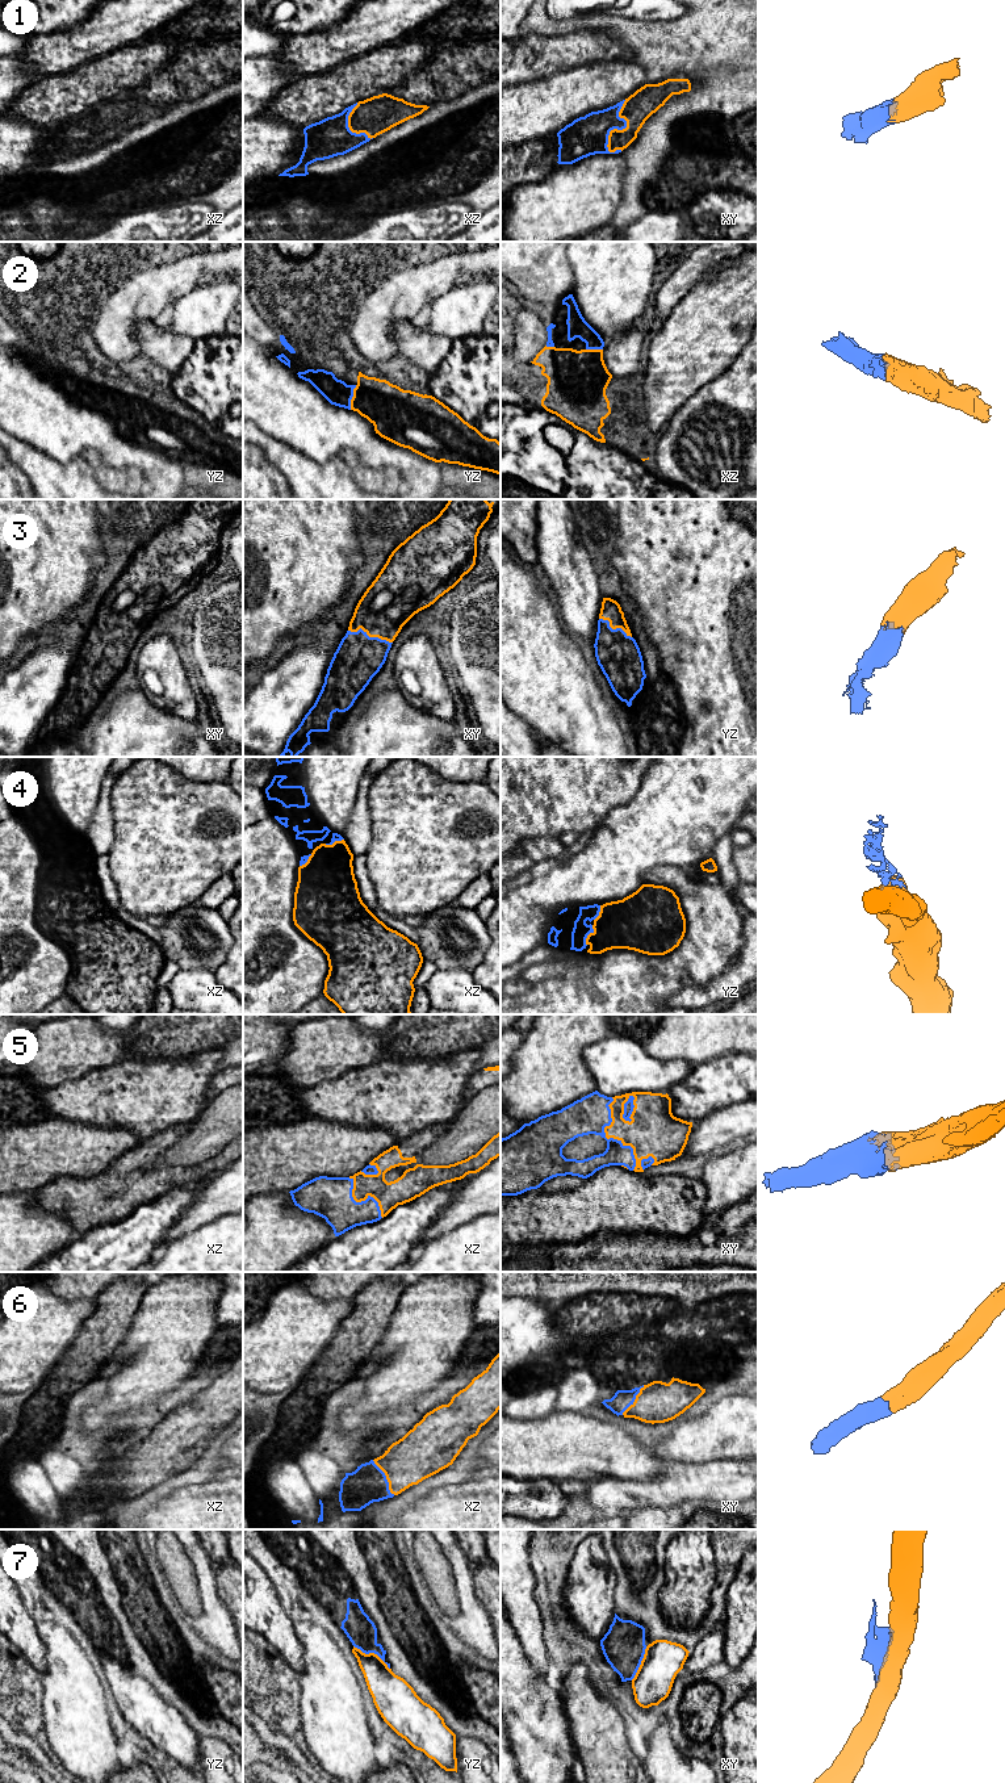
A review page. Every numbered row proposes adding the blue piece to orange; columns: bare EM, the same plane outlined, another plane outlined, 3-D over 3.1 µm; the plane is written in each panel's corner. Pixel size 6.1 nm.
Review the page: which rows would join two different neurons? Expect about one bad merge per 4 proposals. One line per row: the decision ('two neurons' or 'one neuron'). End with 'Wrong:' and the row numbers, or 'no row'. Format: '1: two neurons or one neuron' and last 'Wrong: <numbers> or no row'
1: one neuron
2: one neuron
3: one neuron
4: one neuron
5: one neuron
6: one neuron
7: two neurons
Wrong: 7

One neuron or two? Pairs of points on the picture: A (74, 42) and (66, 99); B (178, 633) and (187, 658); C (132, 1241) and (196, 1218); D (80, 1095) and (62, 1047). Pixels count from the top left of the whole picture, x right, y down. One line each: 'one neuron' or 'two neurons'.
A: two neurons
B: one neuron
C: two neurons
D: two neurons

